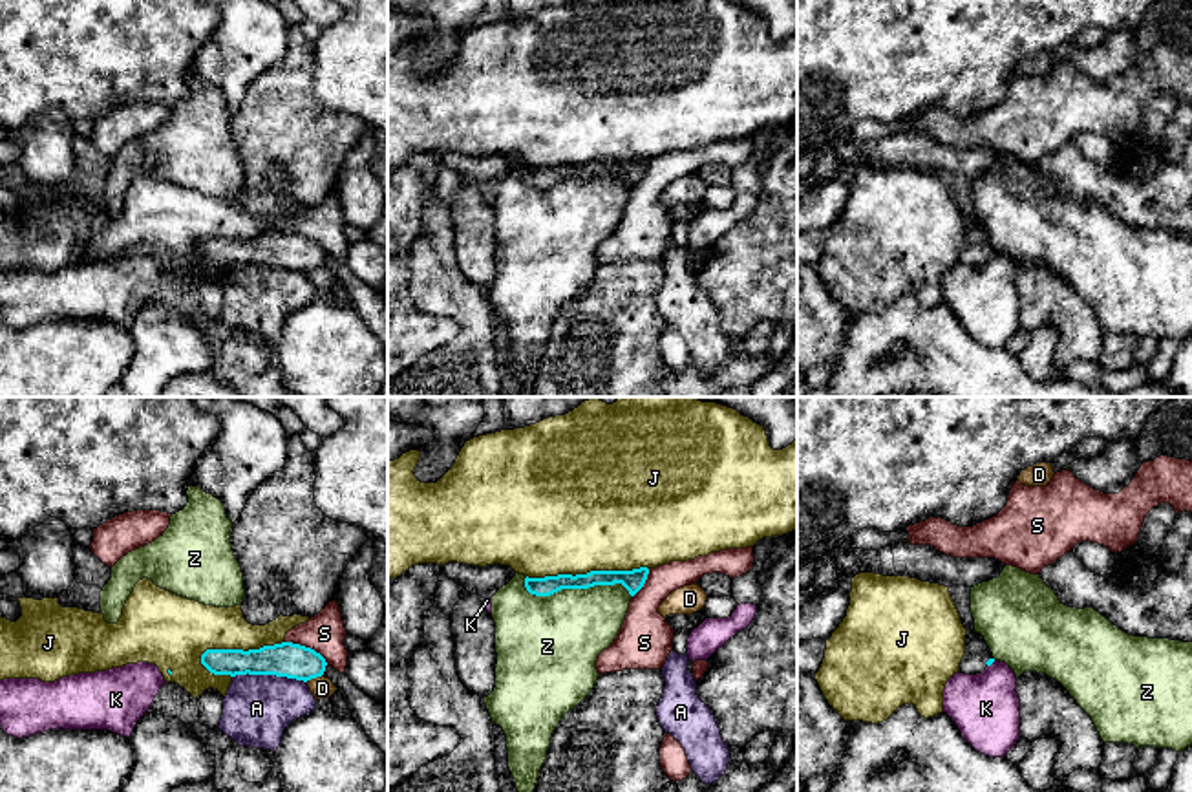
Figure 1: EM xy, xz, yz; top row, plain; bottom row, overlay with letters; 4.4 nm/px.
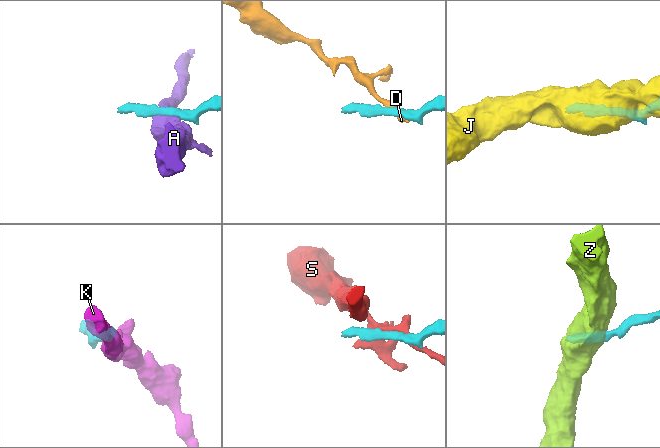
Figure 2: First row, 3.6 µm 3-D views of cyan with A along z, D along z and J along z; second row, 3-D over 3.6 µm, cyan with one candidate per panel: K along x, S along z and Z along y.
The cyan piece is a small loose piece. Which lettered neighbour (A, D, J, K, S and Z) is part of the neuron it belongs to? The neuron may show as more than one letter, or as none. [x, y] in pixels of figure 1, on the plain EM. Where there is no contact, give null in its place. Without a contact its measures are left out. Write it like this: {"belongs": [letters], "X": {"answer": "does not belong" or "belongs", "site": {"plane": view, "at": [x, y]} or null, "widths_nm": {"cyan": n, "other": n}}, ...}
{"belongs": [], "A": {"answer": "does not belong", "site": {"plane": "xy", "at": [269, 264]}, "widths_nm": {"cyan": 160, "other": 300}}, "D": {"answer": "does not belong", "site": {"plane": "xy", "at": [313, 267]}, "widths_nm": {"cyan": 160, "other": 100}}, "J": {"answer": "does not belong", "site": {"plane": "xz", "at": [587, 163]}, "widths_nm": {"cyan": 100, "other": 500}}, "K": {"answer": "does not belong", "site": {"plane": "yz", "at": [991, 253]}, "widths_nm": {"cyan": 20, "other": 300}}, "S": {"answer": "does not belong", "site": {"plane": "xy", "at": [304, 236]}, "widths_nm": {"cyan": 160, "other": 170}}, "Z": {"answer": "does not belong", "site": {"plane": "xz", "at": [574, 178]}, "widths_nm": {"cyan": 90, "other": 400}}}

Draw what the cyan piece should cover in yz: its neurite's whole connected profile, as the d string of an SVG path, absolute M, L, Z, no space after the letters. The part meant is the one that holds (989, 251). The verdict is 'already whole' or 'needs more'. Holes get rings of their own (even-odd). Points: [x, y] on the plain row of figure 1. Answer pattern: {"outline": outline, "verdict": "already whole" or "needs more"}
{"outline": "M967 221L965 225L965 245L960 252L960 263L976 265L995 252L993 243L976 221Z", "verdict": "needs more"}

